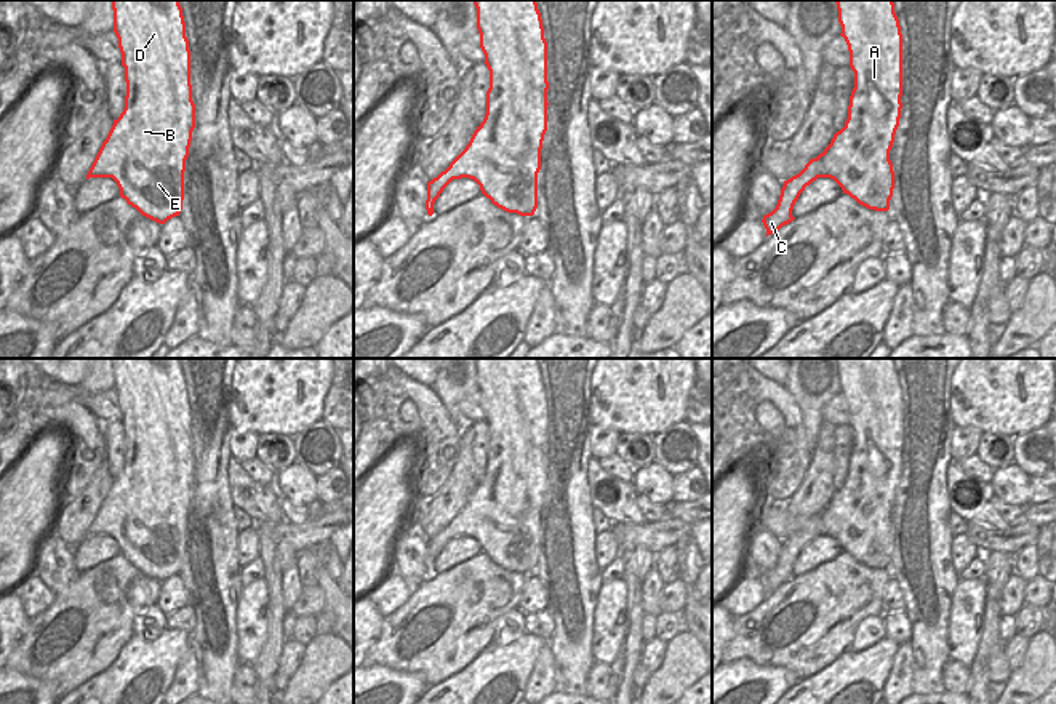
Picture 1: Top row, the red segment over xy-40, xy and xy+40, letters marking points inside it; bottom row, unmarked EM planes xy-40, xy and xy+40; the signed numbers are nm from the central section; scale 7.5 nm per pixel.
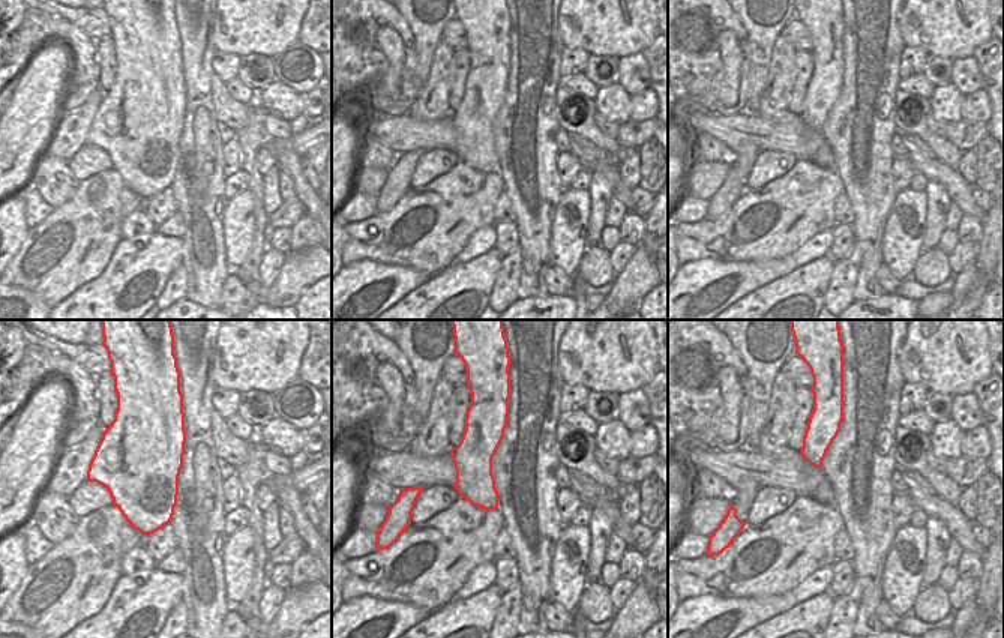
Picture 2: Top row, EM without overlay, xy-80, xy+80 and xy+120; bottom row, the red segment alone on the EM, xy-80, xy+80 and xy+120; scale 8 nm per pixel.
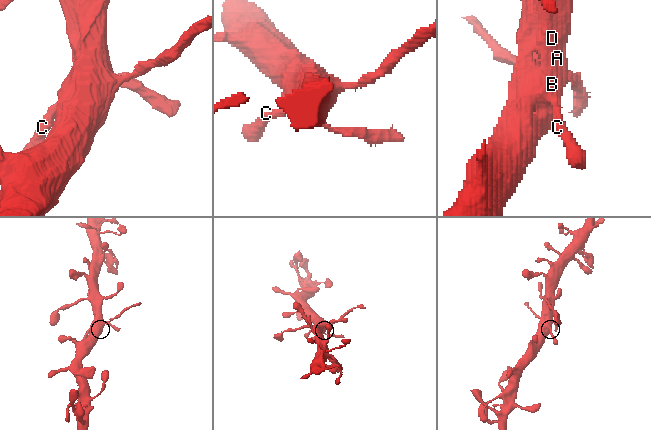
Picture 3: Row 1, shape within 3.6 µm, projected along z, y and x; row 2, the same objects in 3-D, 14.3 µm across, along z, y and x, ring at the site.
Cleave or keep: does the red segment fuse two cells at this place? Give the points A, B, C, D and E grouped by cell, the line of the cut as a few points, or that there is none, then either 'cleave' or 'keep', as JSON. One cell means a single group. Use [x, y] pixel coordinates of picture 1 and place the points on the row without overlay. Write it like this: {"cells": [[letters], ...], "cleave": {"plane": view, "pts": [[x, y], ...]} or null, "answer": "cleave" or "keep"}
{"cells": [["A", "B", "C", "D", "E"]], "cleave": null, "answer": "keep"}

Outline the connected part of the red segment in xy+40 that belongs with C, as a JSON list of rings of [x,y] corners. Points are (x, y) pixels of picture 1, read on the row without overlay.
[[[835,358],[842,395],[850,410],[854,446],[850,454],[848,477],[830,502],[805,526],[784,539],[776,566],[762,581],[766,595],[792,581],[792,568],[800,552],[818,536],[834,538],[859,563],[888,570],[894,547],[894,530],[890,509],[901,477],[902,454],[902,392],[893,358]]]

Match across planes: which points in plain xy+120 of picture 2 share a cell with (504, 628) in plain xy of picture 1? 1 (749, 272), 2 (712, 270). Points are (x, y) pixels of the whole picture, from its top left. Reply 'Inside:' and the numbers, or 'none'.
Inside: 1, 2

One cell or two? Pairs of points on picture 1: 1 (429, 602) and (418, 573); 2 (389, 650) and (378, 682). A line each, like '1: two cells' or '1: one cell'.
1: two cells
2: two cells

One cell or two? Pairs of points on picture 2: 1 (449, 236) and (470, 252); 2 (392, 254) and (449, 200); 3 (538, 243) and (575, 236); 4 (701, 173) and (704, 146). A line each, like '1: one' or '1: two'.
1: two
2: one
3: two
4: two

